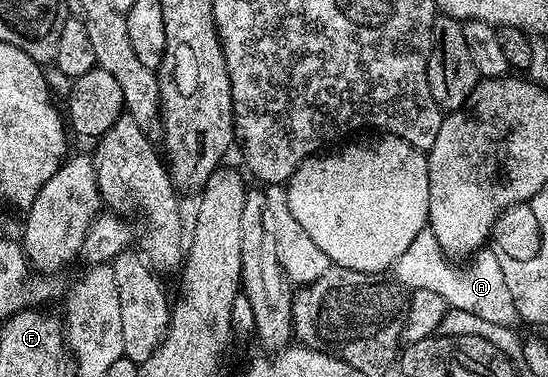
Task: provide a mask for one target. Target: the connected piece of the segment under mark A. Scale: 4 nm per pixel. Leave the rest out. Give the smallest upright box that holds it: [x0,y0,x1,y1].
[392,229,520,326]

